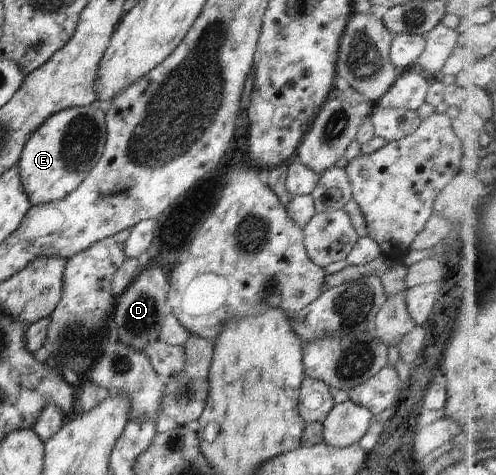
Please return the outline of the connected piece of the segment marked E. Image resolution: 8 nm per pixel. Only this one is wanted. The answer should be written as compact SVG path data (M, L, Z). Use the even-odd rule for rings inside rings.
M97 105L68 107L48 117L24 145L17 163L22 187L32 205L51 203L78 189L105 149L106 115Z

